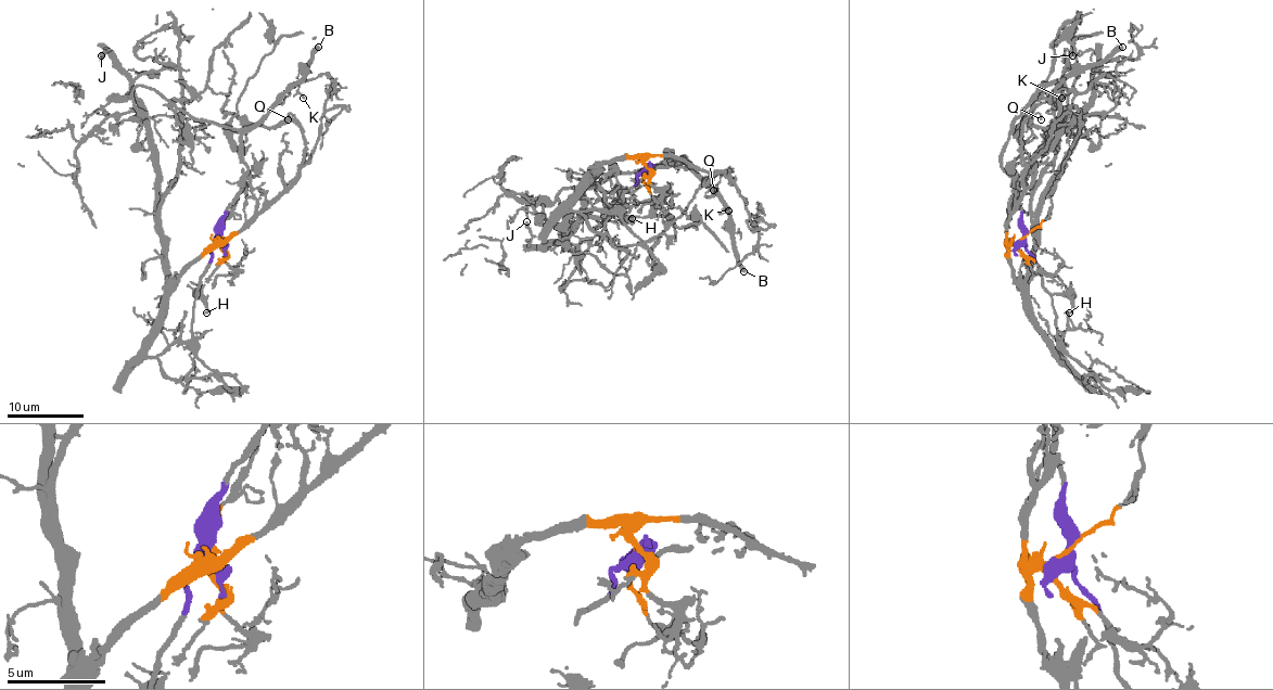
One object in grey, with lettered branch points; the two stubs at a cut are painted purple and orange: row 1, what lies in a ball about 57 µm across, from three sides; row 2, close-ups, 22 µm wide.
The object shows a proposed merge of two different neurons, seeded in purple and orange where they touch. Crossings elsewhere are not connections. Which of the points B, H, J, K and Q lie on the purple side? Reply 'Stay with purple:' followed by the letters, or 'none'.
Stay with purple: B, H, K

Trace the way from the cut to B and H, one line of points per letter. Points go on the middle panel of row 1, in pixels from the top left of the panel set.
B: (647, 169), (663, 167), (673, 152), (667, 150), (667, 158), (683, 160), (729, 216), (745, 271)
H: (647, 169), (622, 199), (622, 212), (633, 221), (631, 217)

